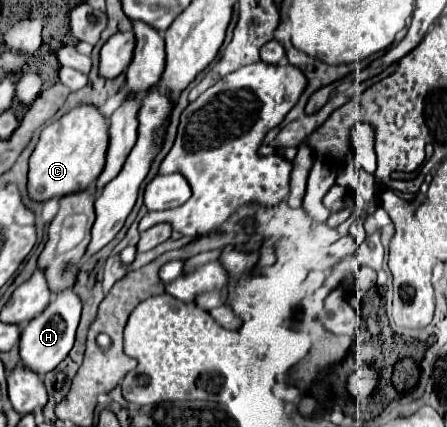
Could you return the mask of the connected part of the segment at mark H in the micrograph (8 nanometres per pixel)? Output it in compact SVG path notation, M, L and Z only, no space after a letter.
M73 289L59 291L51 297L51 303L45 307L43 313L39 313L21 333L21 361L25 367L45 375L49 369L55 369L63 357L67 357L69 349L73 347L75 341L75 329L79 325L79 315L81 315L81 299Z

